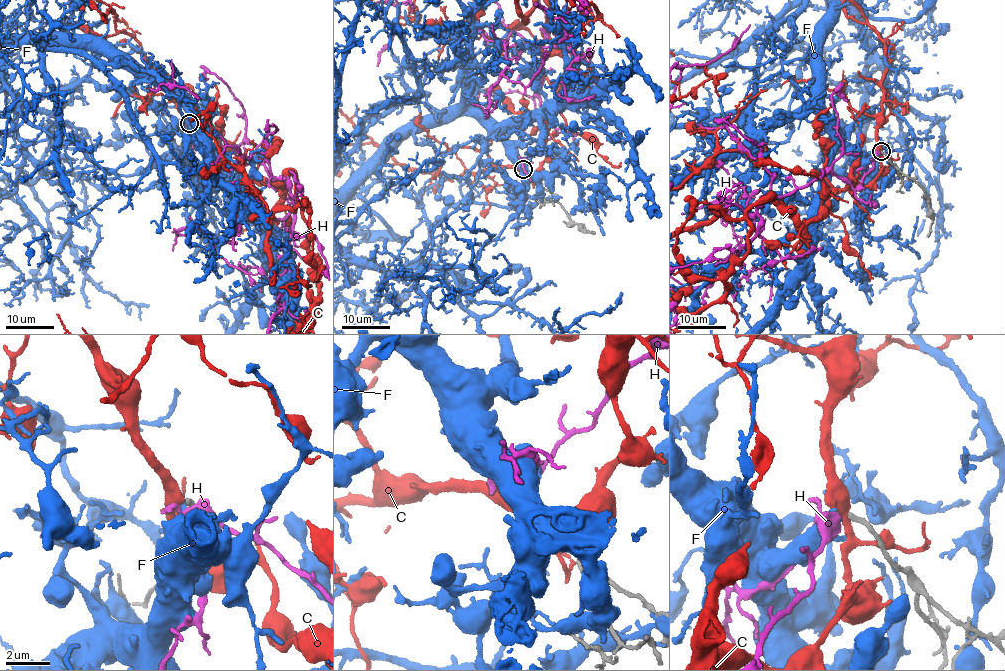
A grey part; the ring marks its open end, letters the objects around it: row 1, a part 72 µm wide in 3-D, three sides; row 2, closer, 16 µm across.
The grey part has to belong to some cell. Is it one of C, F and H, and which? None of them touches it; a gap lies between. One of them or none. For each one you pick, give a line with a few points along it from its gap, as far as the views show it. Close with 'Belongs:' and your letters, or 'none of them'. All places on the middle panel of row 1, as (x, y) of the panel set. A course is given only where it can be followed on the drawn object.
Belongs: none of them

